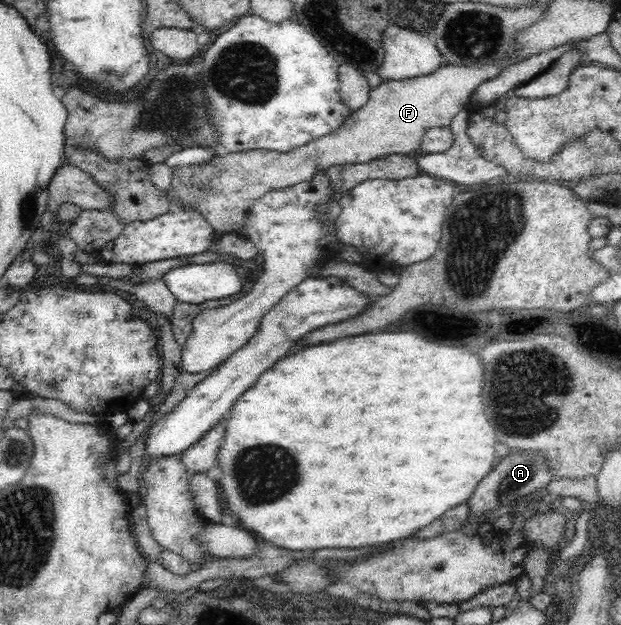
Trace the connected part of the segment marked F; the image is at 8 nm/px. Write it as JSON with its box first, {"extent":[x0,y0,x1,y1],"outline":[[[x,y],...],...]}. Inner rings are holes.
{"extent":[161,61,511,236],"outline":[[[507,61],[487,65],[483,68],[455,67],[443,64],[439,69],[425,76],[416,76],[403,80],[387,80],[372,87],[367,104],[350,114],[350,117],[336,131],[330,132],[317,140],[312,140],[291,152],[275,152],[253,149],[252,151],[232,152],[228,155],[217,155],[201,162],[177,166],[172,170],[171,184],[168,189],[161,190],[171,206],[171,211],[196,209],[213,227],[213,236],[227,233],[243,233],[246,218],[256,200],[263,195],[274,195],[291,188],[296,184],[313,178],[321,168],[329,168],[337,164],[361,164],[387,155],[407,155],[420,148],[423,135],[432,128],[454,125],[453,117],[461,110],[469,109],[472,91],[491,78],[495,78],[503,68],[511,66]]]}

